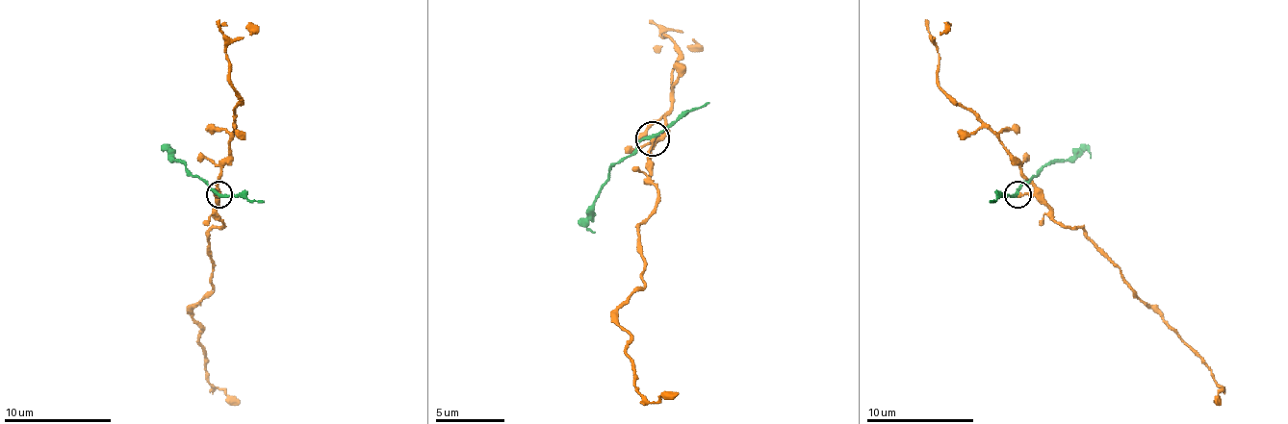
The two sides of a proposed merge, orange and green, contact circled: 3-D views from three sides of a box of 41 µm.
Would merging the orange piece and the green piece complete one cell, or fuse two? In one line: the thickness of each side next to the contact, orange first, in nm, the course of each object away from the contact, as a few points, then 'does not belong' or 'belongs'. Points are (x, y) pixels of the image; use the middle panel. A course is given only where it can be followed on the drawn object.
260/220 nm | orange via (653, 139), (643, 285), (618, 322), (632, 385), (650, 402), (677, 391) | green via (650, 139), (608, 174), (587, 226), (594, 233) | does not belong

